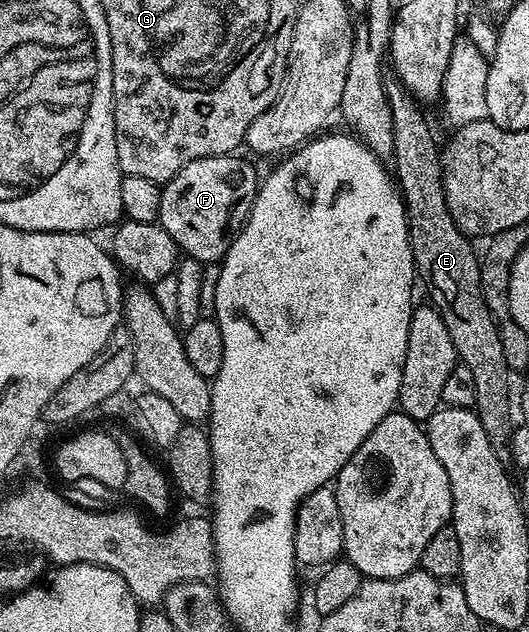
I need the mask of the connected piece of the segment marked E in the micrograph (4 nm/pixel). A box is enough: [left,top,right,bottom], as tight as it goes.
[383,75,513,450]

